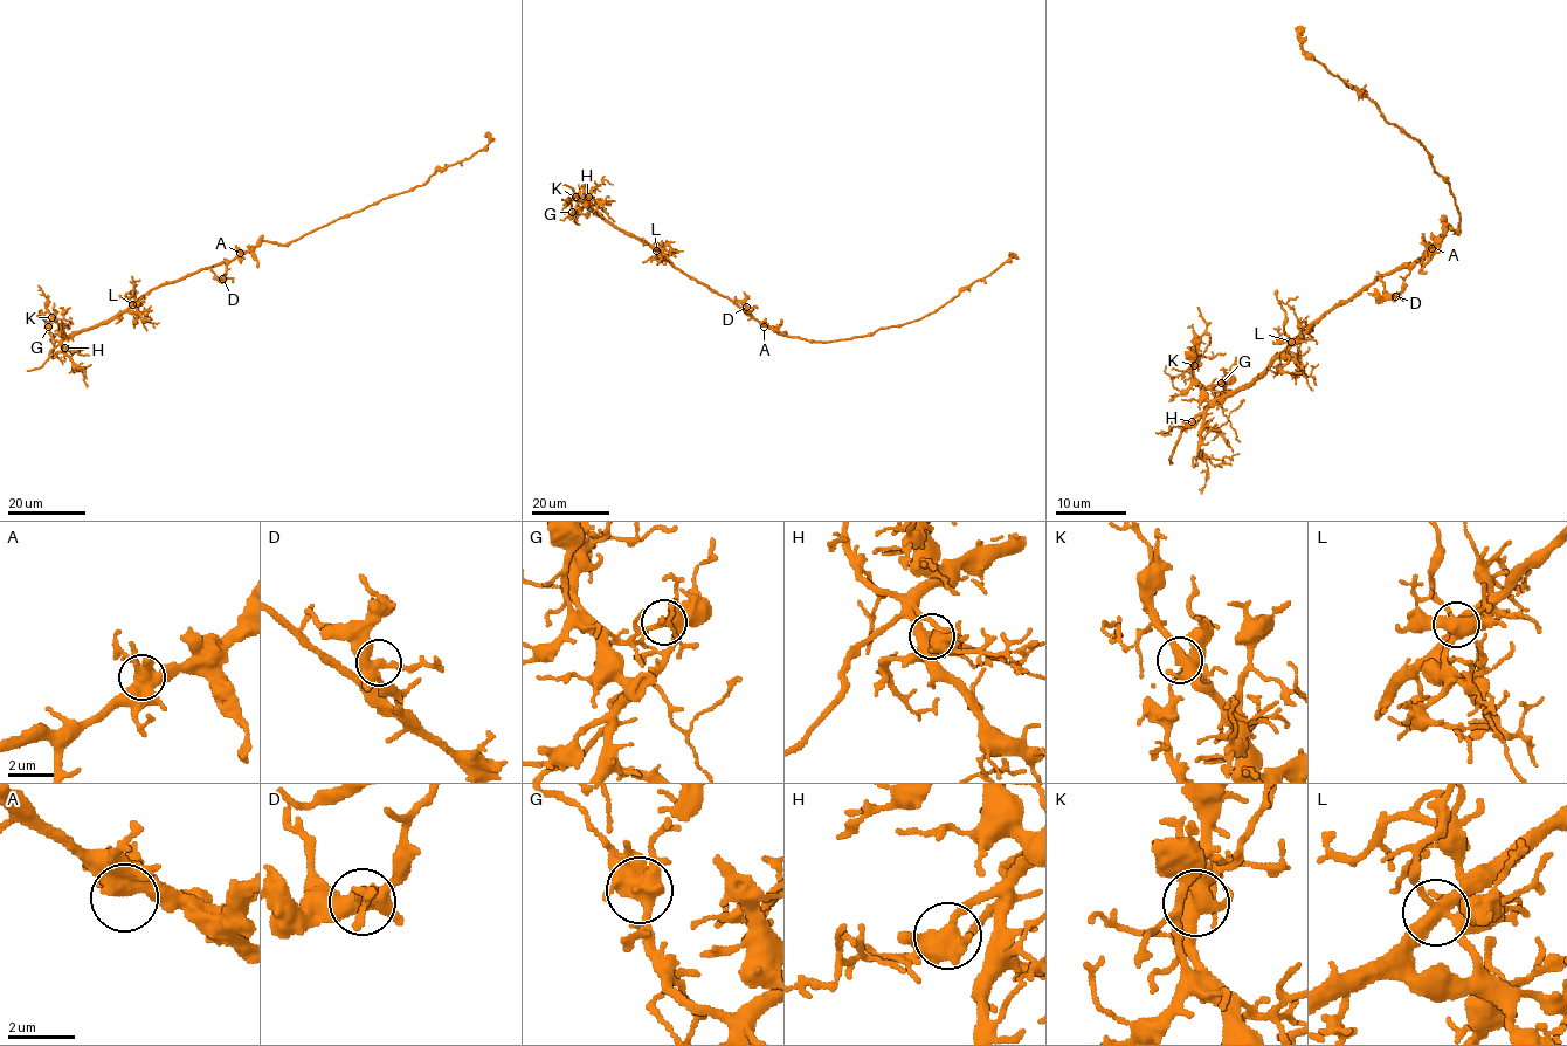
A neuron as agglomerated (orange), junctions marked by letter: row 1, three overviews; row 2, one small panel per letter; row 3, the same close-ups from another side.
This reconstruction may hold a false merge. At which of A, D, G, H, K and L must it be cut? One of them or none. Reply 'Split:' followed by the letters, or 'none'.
Split: none

